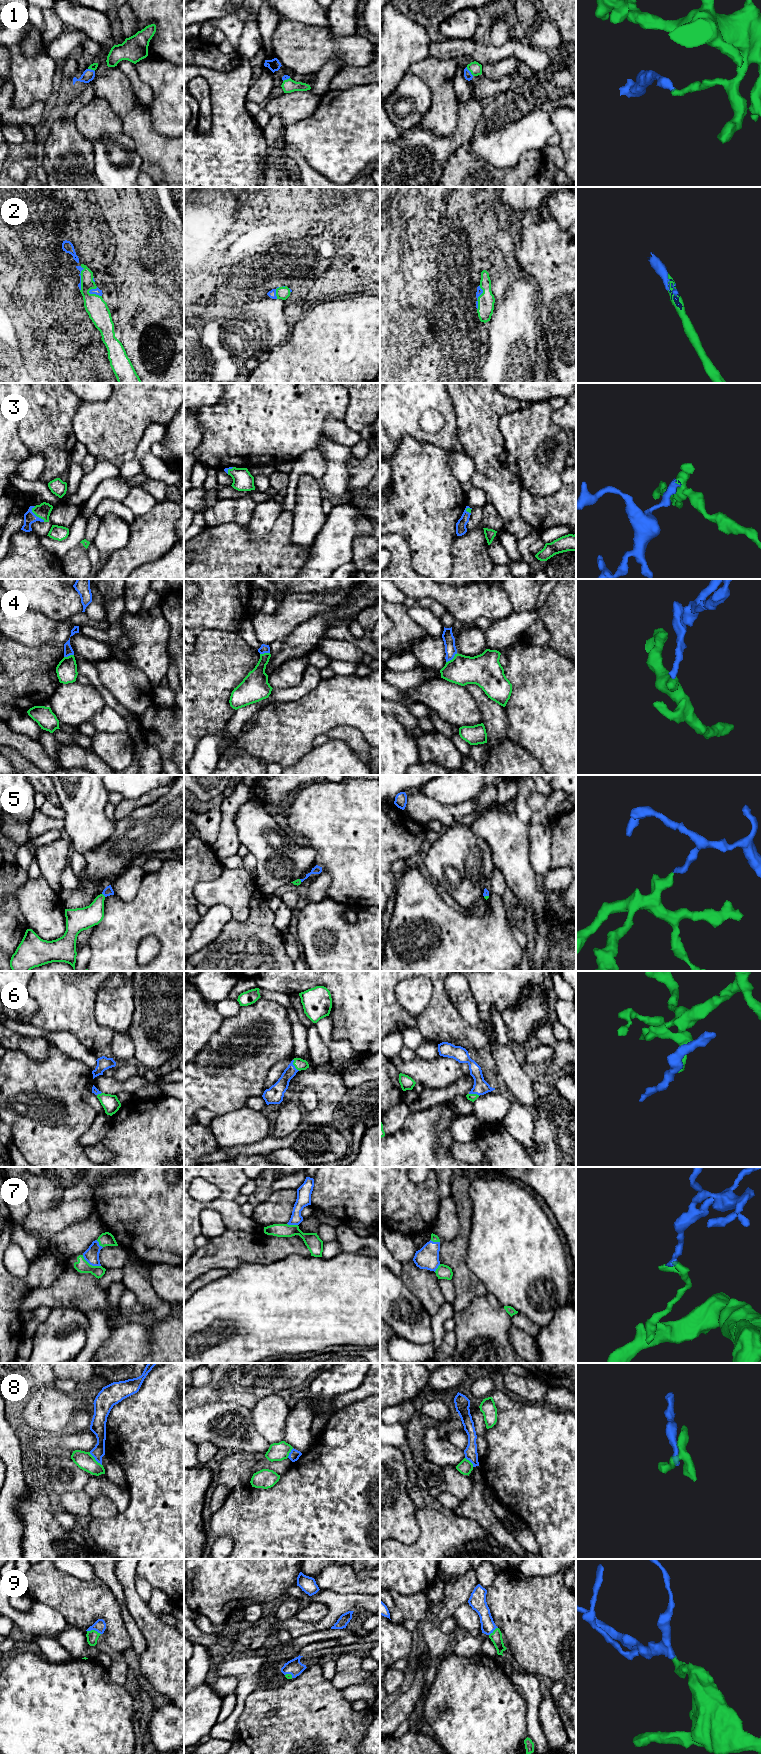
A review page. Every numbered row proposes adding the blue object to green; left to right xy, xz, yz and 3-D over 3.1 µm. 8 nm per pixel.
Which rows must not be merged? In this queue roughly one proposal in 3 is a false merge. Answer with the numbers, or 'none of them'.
4, 8

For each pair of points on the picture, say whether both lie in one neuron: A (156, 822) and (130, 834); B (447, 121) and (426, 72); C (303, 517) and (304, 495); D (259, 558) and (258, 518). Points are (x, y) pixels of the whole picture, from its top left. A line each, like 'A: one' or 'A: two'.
A: one
B: one
C: one
D: two

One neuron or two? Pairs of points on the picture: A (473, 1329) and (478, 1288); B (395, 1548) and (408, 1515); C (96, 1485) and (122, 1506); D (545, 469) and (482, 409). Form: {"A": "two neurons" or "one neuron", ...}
{"A": "two neurons", "B": "two neurons", "C": "one neuron", "D": "two neurons"}

